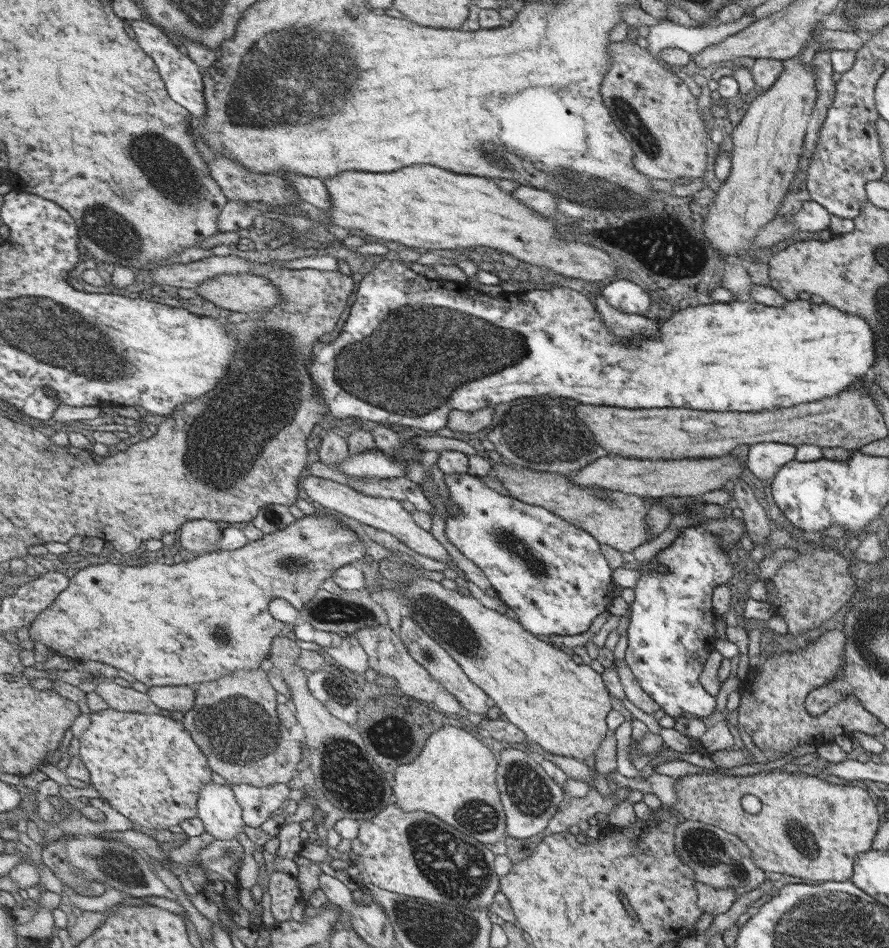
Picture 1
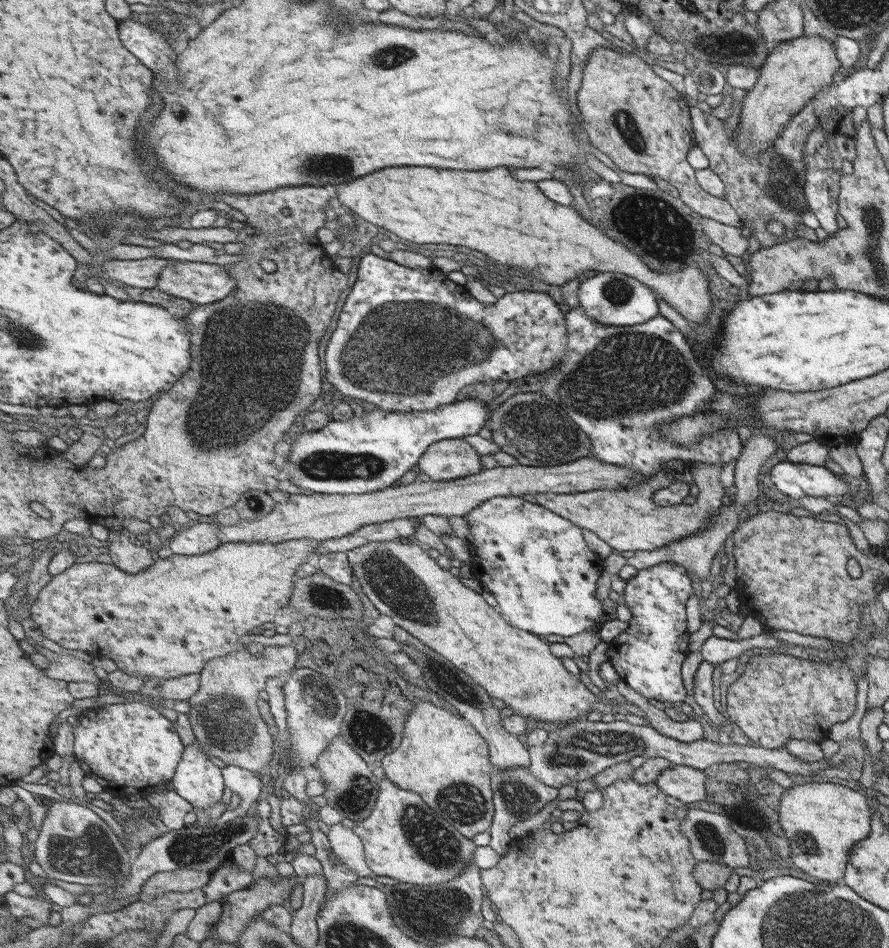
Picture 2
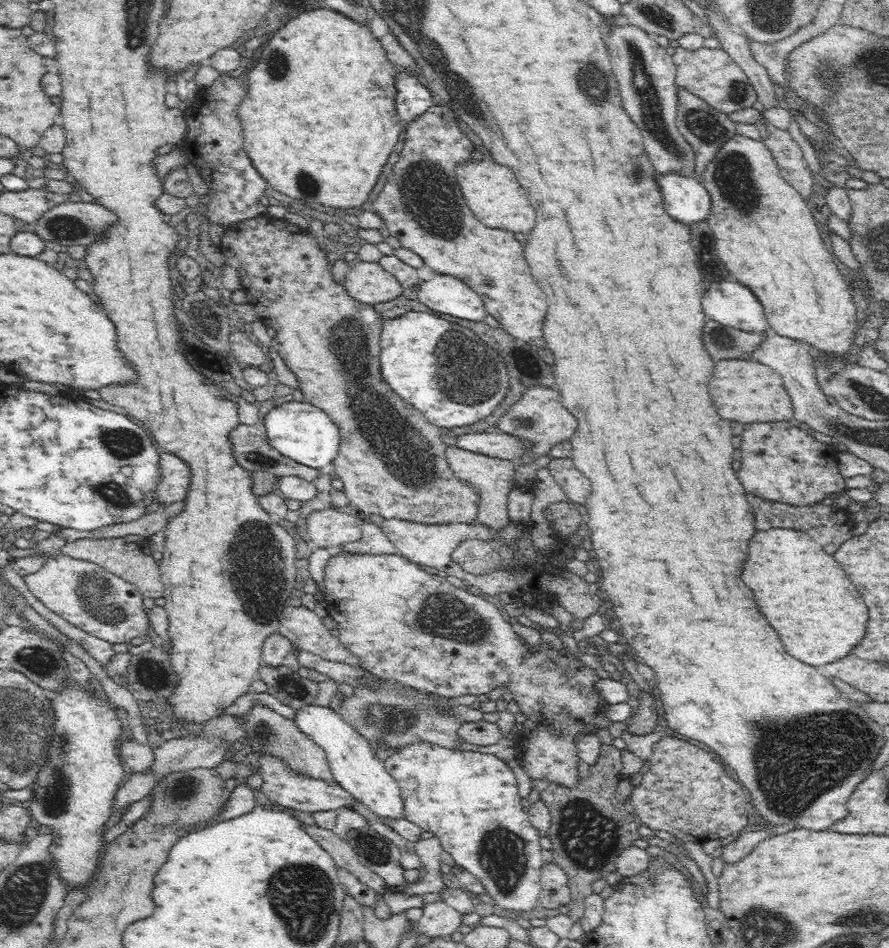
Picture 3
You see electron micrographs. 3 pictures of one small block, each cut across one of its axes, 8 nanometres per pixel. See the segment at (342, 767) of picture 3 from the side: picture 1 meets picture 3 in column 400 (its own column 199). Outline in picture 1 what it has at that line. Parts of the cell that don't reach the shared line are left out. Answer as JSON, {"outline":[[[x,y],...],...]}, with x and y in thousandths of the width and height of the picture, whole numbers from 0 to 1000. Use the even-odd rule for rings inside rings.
{"outline":[[[234,825],[227,831],[223,853],[223,863],[228,867],[232,878],[243,885],[264,886],[277,876],[273,851],[259,827],[251,829]]]}

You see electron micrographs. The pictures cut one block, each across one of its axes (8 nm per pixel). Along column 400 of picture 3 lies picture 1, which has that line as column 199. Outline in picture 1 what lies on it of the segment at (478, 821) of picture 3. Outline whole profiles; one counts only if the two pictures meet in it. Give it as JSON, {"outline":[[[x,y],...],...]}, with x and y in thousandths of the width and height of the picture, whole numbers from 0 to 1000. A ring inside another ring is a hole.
{"outline":[[[121,747],[102,753],[102,763],[89,784],[89,797],[101,812],[106,836],[145,863],[151,876],[172,883],[178,876],[223,862],[227,831],[242,815],[206,761]]]}

